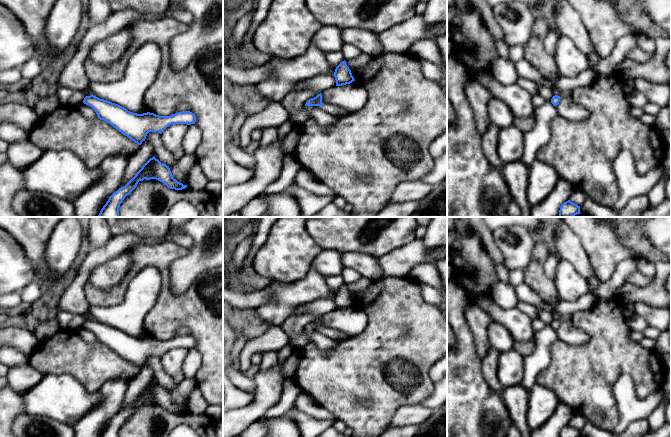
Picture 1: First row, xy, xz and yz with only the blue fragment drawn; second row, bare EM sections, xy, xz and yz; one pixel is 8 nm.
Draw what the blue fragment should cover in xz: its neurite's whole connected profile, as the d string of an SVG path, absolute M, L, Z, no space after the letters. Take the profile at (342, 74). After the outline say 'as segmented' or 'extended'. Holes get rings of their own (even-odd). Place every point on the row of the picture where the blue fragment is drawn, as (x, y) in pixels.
M345 60L336 67L333 75L336 80L336 86L350 84L355 81L354 77L352 76L351 70L347 66Z; as segmented

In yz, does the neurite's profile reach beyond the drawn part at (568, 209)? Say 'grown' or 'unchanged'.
unchanged

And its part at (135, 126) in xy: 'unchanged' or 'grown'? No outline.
unchanged

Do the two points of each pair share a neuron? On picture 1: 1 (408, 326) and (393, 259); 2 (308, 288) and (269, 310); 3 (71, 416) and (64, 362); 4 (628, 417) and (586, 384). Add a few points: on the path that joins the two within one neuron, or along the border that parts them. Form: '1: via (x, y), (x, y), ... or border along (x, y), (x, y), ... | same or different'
1: border along (406, 276), (382, 278) | different
2: via (298, 292), (291, 295), (279, 307) | same
3: border along (44, 375), (70, 374), (85, 388) | different
4: border along (613, 385), (618, 417), (616, 426) | different

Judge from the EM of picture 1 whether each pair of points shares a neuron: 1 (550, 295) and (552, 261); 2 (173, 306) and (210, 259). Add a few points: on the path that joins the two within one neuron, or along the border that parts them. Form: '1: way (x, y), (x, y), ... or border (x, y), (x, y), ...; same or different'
1: border (547, 256), (544, 262), (544, 273), (552, 281); different
2: border (169, 273), (169, 287), (175, 294), (192, 285); different

